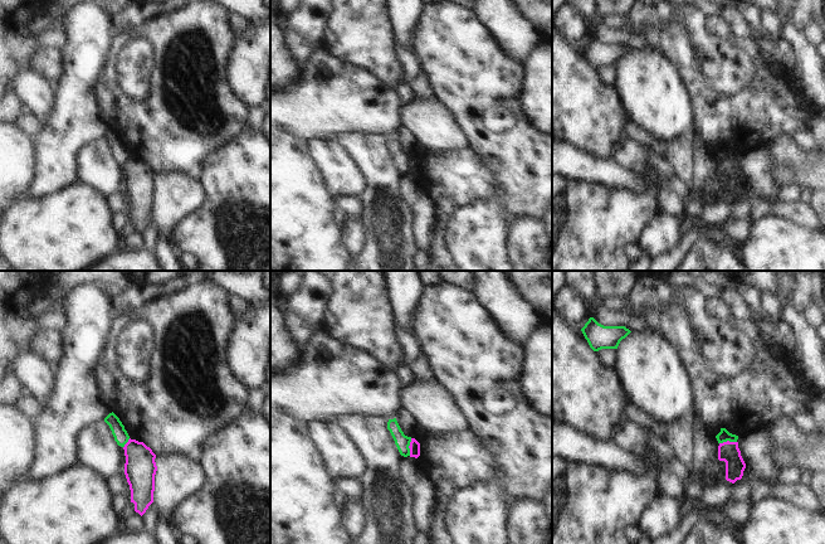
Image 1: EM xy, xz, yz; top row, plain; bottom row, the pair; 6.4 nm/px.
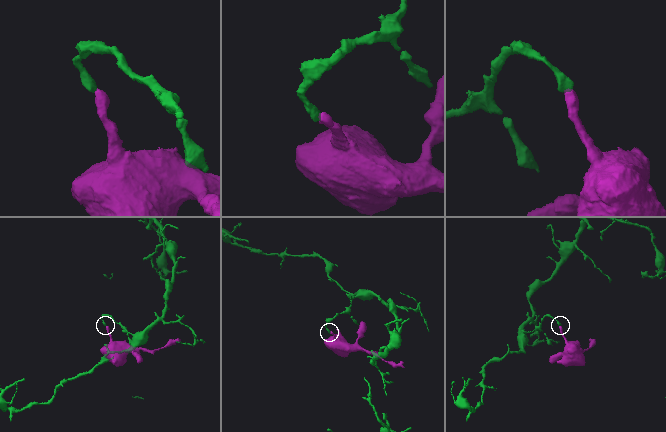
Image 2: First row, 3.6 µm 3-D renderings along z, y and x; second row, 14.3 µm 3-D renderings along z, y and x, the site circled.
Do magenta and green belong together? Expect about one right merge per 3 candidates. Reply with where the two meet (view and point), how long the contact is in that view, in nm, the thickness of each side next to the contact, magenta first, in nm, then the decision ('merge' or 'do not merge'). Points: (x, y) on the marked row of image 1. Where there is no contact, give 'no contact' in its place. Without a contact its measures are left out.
xz (409, 447) | 110 nm | 70/90 nm | do not merge

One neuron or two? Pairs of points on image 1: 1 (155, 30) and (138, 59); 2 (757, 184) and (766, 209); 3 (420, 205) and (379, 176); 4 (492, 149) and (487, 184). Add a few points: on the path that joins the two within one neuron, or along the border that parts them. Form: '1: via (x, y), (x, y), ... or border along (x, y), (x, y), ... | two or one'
1: border along (132, 37), (145, 37), (152, 44), (155, 68) | two
2: border along (771, 202), (757, 199), (748, 217) | two
3: border along (403, 175), (403, 195), (411, 205), (416, 219) | two
4: border along (469, 147), (497, 175), (502, 188), (499, 195) | two

